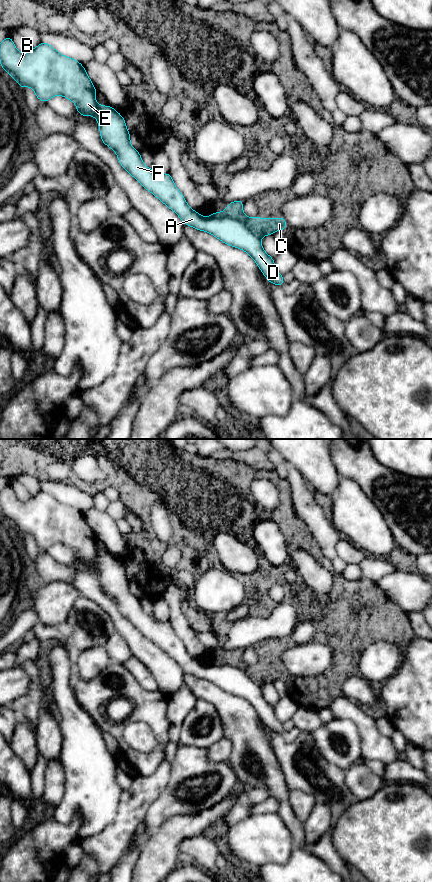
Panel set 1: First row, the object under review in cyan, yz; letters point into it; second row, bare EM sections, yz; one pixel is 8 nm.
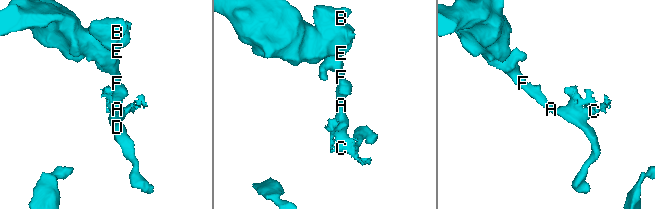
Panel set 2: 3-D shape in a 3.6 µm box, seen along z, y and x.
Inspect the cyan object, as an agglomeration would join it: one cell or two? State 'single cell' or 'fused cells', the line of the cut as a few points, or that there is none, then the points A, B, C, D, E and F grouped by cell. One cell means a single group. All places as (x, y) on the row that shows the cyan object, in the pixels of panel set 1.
fused cells; cut yz (224, 212), (231, 217), (239, 219), (259, 238); groups A B D E F / C

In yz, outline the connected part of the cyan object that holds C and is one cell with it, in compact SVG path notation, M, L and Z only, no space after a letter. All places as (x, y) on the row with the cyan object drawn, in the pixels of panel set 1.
M237 200L227 205L225 213L231 218L242 221L247 228L259 238L272 235L277 230L285 230L287 223L285 218L248 218L242 211L244 201Z

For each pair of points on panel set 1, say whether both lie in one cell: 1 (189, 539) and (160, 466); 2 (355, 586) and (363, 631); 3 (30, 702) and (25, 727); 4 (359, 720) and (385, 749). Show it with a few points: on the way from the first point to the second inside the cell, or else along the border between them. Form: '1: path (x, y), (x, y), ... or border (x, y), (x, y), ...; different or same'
1: path (189, 521), (189, 495), (178, 484); same
2: path (346, 597), (346, 614), (352, 620); same
3: border (17, 718), (25, 718), (35, 730); different
4: path (366, 727), (368, 732), (378, 742); same

